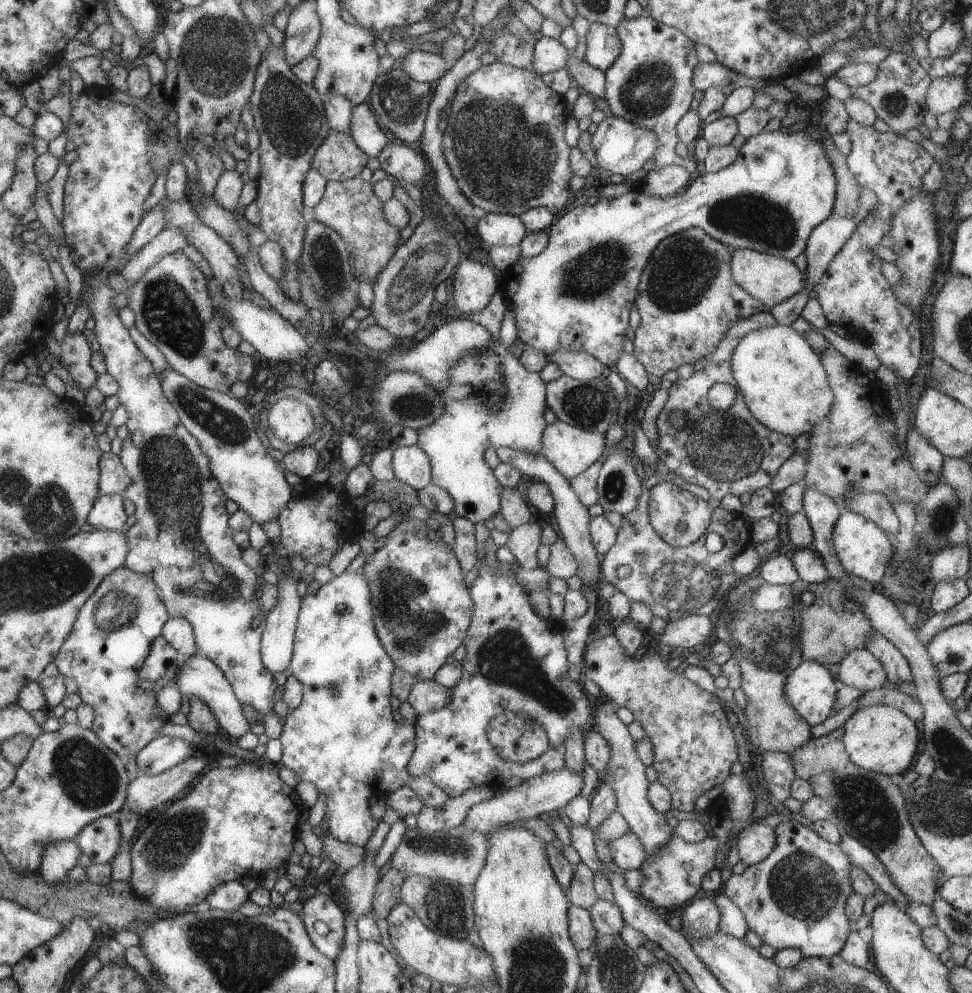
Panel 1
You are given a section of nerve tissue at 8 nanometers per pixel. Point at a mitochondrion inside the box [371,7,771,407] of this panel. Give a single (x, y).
(501, 155)

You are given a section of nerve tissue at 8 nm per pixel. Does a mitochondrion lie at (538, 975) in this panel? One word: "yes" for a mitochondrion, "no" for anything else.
yes

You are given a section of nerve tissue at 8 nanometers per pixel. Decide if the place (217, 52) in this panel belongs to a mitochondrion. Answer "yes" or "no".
yes

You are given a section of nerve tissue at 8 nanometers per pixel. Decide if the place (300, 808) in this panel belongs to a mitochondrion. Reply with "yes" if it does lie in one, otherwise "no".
no

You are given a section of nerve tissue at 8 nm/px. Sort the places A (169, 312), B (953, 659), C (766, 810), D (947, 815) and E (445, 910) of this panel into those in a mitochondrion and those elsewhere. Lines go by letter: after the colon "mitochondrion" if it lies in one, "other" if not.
A: mitochondrion
B: mitochondrion
C: other
D: mitochondrion
E: mitochondrion

